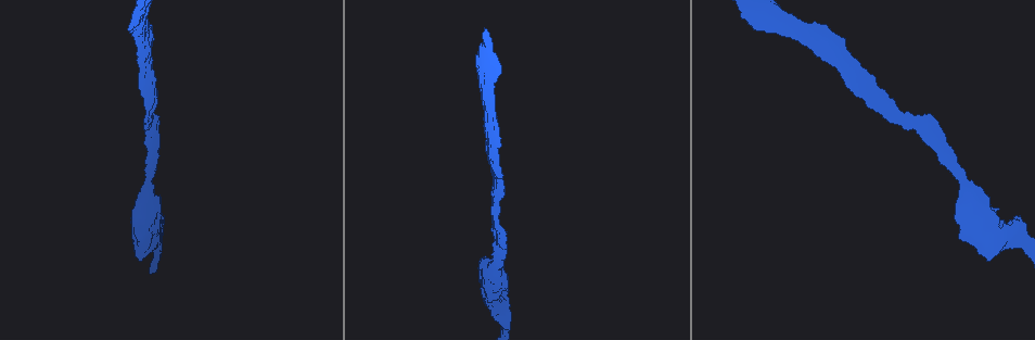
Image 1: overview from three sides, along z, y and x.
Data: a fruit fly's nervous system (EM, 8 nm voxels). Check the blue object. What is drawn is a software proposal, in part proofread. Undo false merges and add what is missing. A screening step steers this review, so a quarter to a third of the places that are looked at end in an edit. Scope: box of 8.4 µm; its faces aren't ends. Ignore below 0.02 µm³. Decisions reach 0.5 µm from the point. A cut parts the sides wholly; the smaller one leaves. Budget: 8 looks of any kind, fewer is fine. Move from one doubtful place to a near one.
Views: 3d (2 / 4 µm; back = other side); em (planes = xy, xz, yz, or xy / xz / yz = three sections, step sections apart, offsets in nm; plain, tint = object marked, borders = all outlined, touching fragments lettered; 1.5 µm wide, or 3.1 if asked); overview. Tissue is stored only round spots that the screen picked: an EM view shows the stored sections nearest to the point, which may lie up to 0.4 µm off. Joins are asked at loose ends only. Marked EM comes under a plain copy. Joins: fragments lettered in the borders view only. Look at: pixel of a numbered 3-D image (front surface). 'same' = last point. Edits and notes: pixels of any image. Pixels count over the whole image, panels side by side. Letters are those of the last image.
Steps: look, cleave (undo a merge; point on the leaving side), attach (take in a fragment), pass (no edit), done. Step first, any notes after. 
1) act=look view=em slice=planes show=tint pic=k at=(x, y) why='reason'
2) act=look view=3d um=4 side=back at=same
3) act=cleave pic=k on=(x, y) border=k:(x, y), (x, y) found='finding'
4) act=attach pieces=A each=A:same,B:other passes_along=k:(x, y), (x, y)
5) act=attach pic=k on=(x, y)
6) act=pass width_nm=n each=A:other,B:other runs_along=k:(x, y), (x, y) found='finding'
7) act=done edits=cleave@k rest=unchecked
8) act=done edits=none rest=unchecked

act=look view=3d um=2 pic=1 at=(952, 166) why='side arm on a straight run'

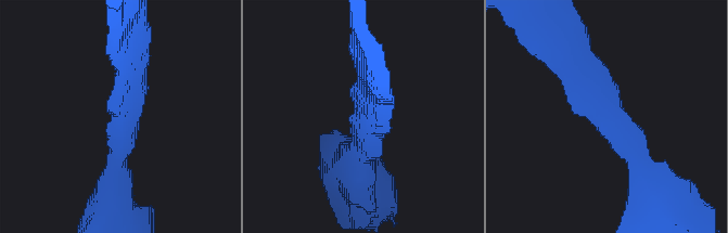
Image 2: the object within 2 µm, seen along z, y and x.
act=look view=em slice=xz step=4 show=tint pic=2 at=(366, 126) arms=3

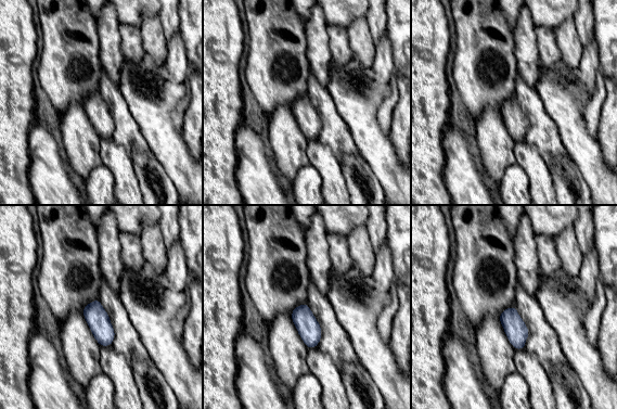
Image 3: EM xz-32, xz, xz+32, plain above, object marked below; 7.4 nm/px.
act=look view=em slice=planes show=borders at=same

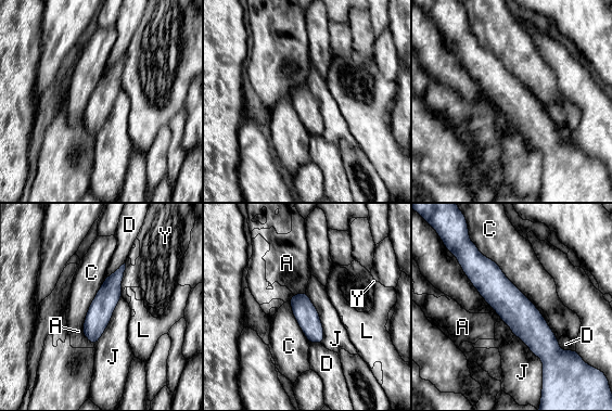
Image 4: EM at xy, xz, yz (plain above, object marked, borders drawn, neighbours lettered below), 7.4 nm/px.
act=pass width_nm=170 each=A:other,C:other,D:other,J:other,L:other,Y:other border=4:(457, 259), (471, 284), (496, 312) found='one neuron here'

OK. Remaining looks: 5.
act=look view=em um=3.1 slice=planes show=borders pic=1 at=(142, 97) why='branch stops here'

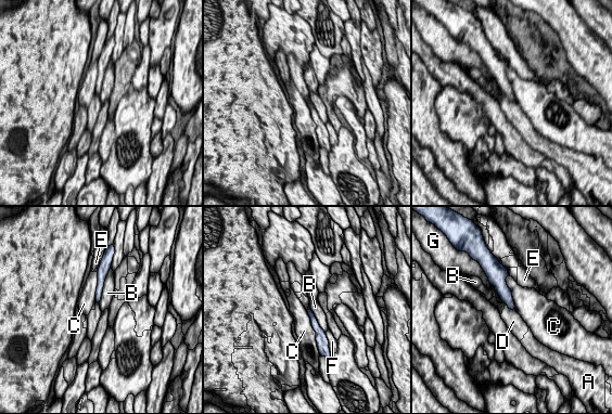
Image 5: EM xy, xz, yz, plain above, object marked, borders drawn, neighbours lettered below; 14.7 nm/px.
act=pass longest_contact=C:550nm each=A:other,B:other,C:other,D:other,E:other,F:other,G:other border=5:(502, 301), (510, 309), (514, 310) found='no lettered fragment goes on from it'

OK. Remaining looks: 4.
act=look view=em slice=planes show=tint pic=1 at=(498, 132) why='free end'

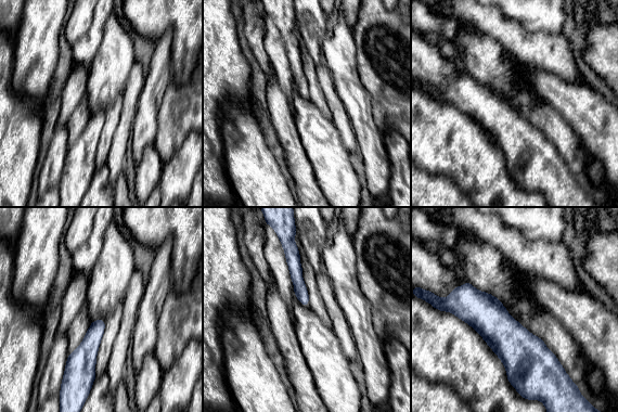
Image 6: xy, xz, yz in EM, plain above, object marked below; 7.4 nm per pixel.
act=look view=em slice=planes show=borders at=same why='what lies round it'

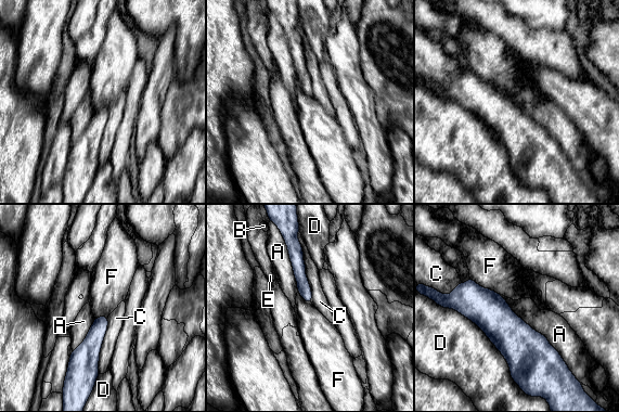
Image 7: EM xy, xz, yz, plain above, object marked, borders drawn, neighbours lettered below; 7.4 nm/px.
act=pass each=A:other,B:other,C:other,D:other,E:other,F:other found='none of them fits'

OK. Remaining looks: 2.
act=done edits=none rest=unchecked

